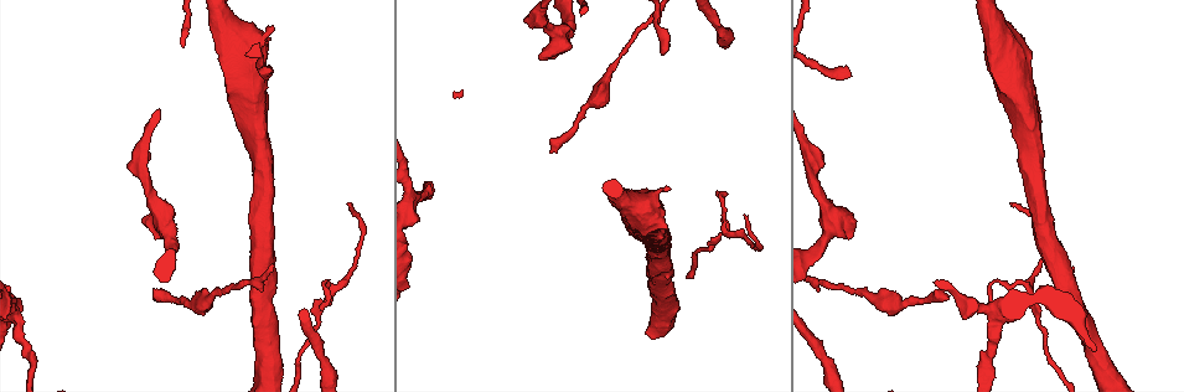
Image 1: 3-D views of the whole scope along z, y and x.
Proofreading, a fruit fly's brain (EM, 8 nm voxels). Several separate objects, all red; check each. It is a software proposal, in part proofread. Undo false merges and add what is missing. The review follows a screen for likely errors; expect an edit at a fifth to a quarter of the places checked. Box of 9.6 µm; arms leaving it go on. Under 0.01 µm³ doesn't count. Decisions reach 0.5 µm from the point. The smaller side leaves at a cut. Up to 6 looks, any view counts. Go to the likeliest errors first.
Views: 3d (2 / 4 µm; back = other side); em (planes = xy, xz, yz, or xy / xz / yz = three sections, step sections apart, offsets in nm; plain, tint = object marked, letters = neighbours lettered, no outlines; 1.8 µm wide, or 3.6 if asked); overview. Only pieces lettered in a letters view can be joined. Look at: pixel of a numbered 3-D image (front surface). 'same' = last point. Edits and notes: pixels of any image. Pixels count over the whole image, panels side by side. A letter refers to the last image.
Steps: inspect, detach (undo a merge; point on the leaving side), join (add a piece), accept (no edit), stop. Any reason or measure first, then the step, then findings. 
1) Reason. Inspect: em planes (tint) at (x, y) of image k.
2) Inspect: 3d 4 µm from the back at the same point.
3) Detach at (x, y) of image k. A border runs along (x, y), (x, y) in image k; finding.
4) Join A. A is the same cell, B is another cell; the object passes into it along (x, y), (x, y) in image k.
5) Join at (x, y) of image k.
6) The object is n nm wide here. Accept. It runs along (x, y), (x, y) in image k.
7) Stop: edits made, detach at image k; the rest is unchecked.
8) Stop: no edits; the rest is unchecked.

Branch stops here. Inspect: em planes (letters) at (848, 74) of image 1.

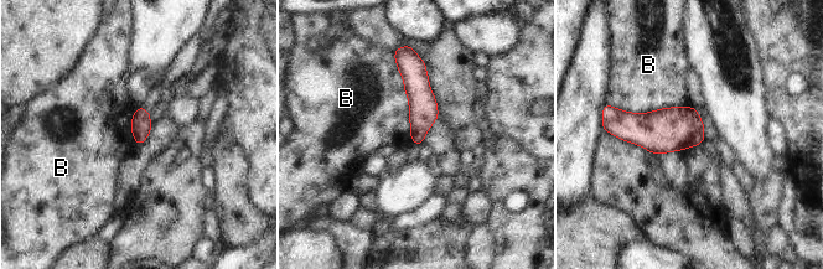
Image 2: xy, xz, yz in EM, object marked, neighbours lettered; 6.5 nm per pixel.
Accept. B is another cell; it runs along (410, 61), (418, 89), (418, 141) in image 2; none of them fits.

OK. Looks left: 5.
Branch stops here. Inspect: 3d 4 µm at (947, 297) of image 1.

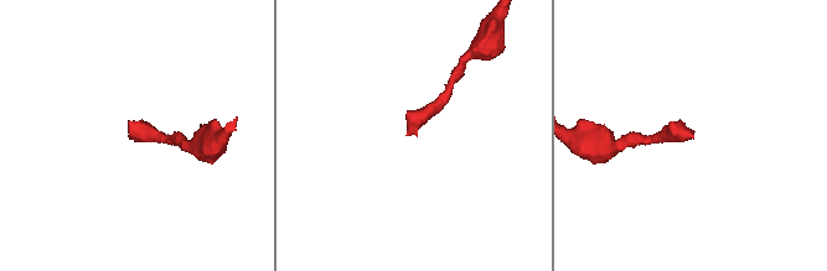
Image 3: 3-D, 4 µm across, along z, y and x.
Inspect: em xy step 8 (tint) at (690, 136) of image 3.

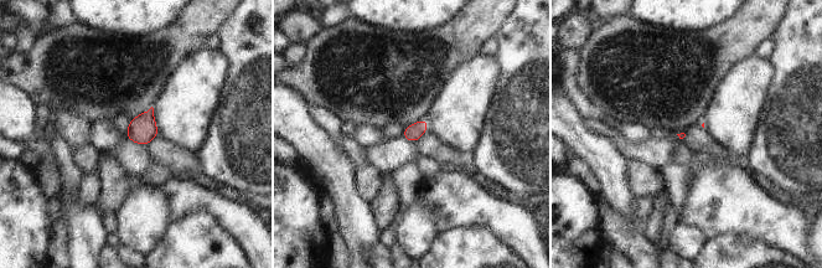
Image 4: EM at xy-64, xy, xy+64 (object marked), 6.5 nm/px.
Inspect: em planes (letters) at the same point.

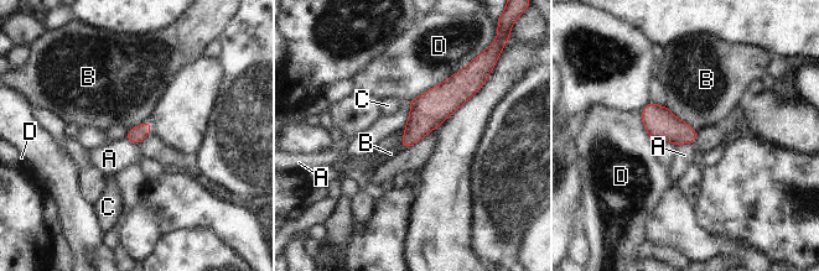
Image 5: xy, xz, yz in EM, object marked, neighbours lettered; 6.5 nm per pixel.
Accept. A, B, C and D are other cells; a border runs along (691, 142), (677, 145) in image 5; no lettered piece goes on from it.

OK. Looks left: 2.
Tapers out. Inspect: 3d 4 µm at (349, 205) of image 1.

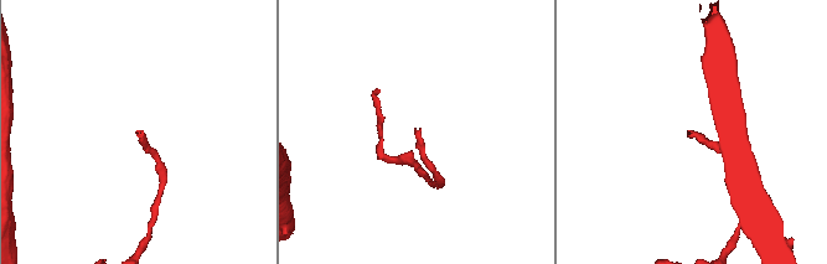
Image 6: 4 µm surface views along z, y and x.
Inspect: em planes (letters) at (419, 129) of image 6.

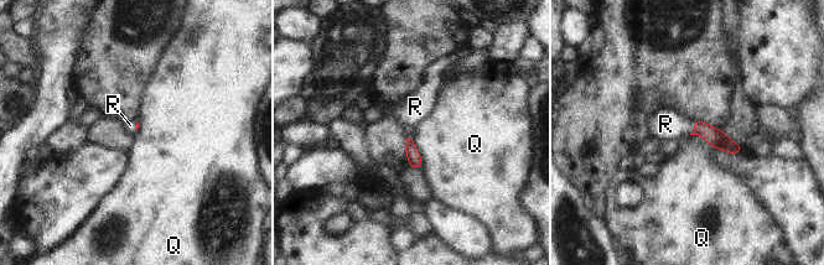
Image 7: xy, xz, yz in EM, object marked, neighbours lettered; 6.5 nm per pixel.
Join R. R is the same cell, Q is another cell; the object passes into it along (715, 136), (694, 128), (666, 124) in image 7; it goes on there.

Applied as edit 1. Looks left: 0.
Stop: edits made, join at image 7; the rest is unchecked.

